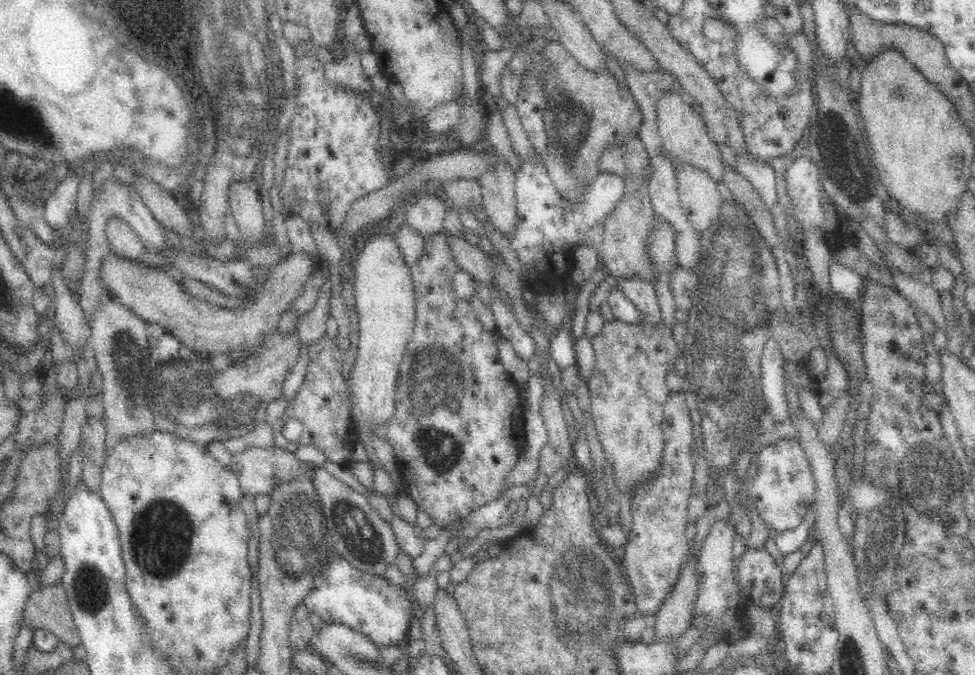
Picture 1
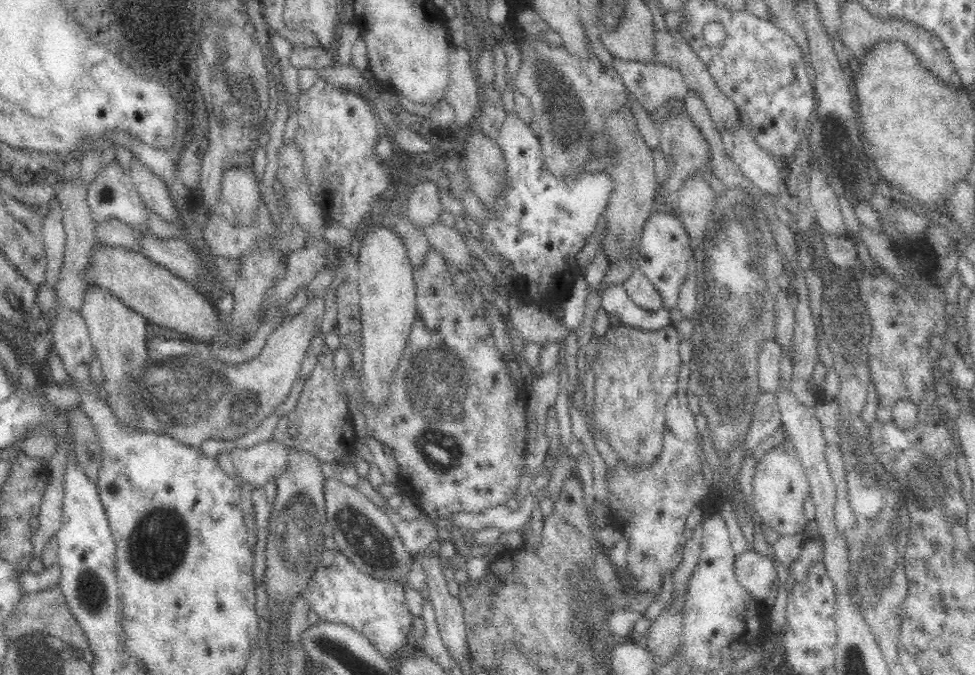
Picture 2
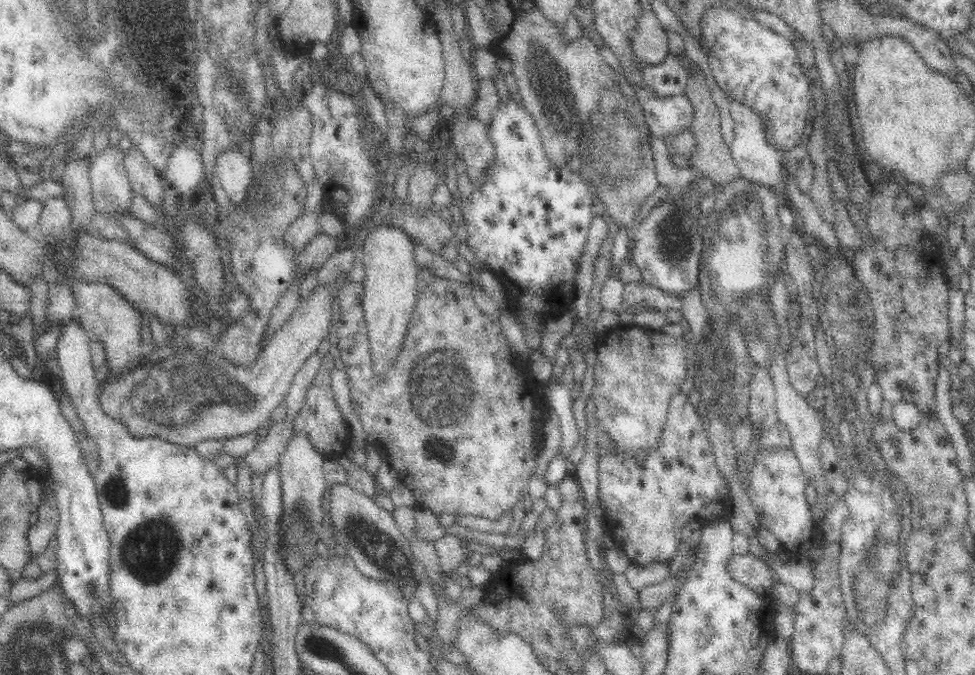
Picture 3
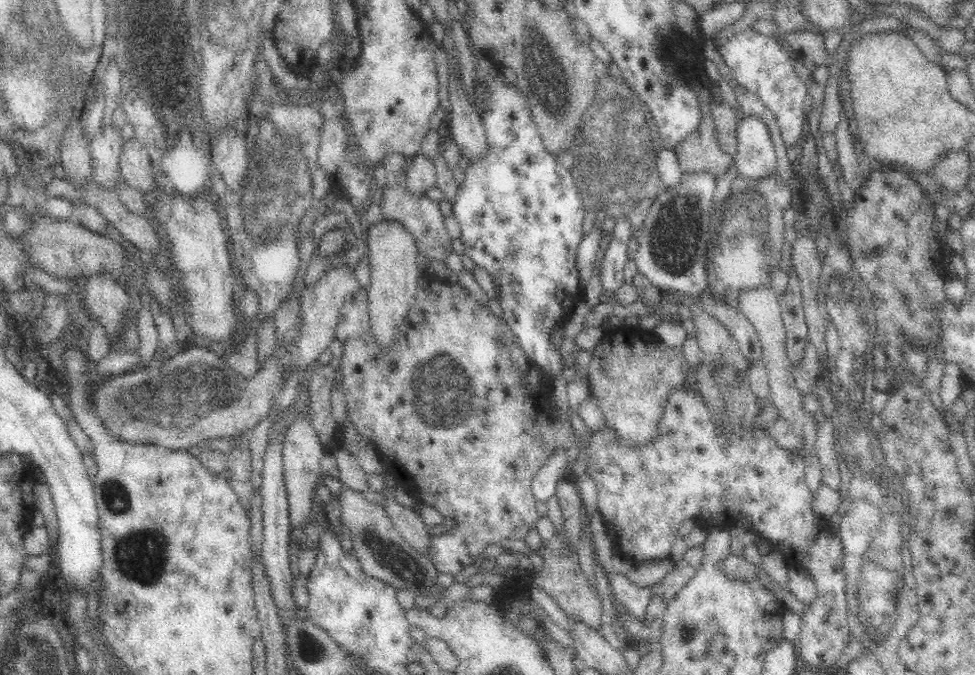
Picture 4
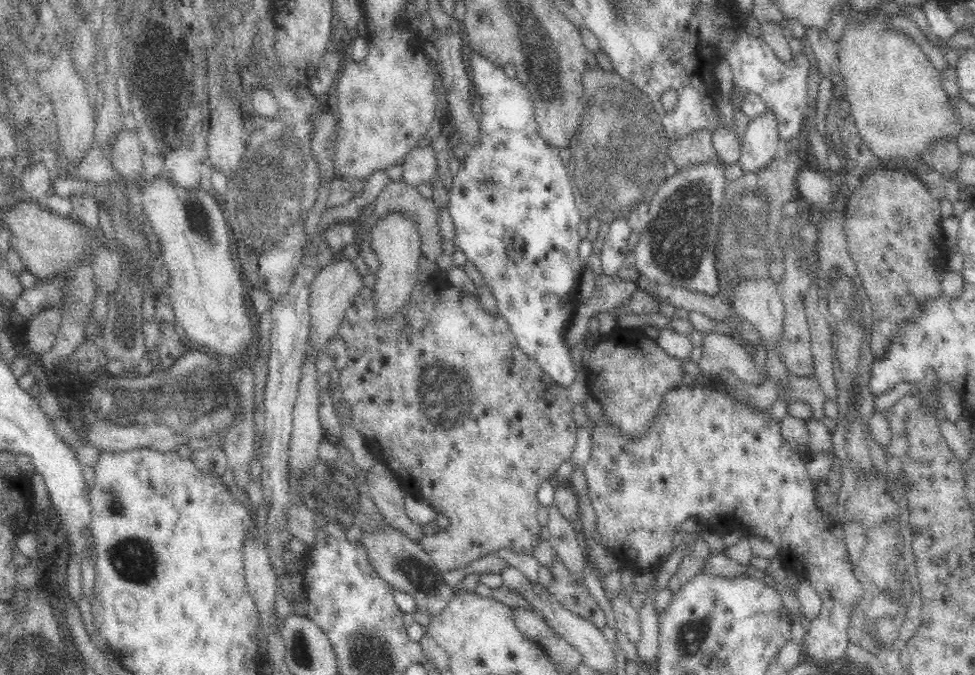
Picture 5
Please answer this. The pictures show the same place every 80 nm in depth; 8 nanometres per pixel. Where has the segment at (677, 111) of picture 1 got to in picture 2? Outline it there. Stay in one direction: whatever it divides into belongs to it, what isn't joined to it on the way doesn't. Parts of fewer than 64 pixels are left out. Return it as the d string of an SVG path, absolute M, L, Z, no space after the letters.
M682 113L678 115L675 119L670 119L662 125L662 130L660 132L660 143L659 146L664 159L666 159L669 176L667 181L664 182L664 186L657 188L656 195L652 198L652 210L656 211L657 204L655 200L658 197L664 197L670 192L676 193L682 188L683 182L690 177L690 174L694 170L701 168L702 170L708 169L708 149L706 149L706 140L702 137L701 132L698 131L694 122L690 120L690 117L687 113Z

